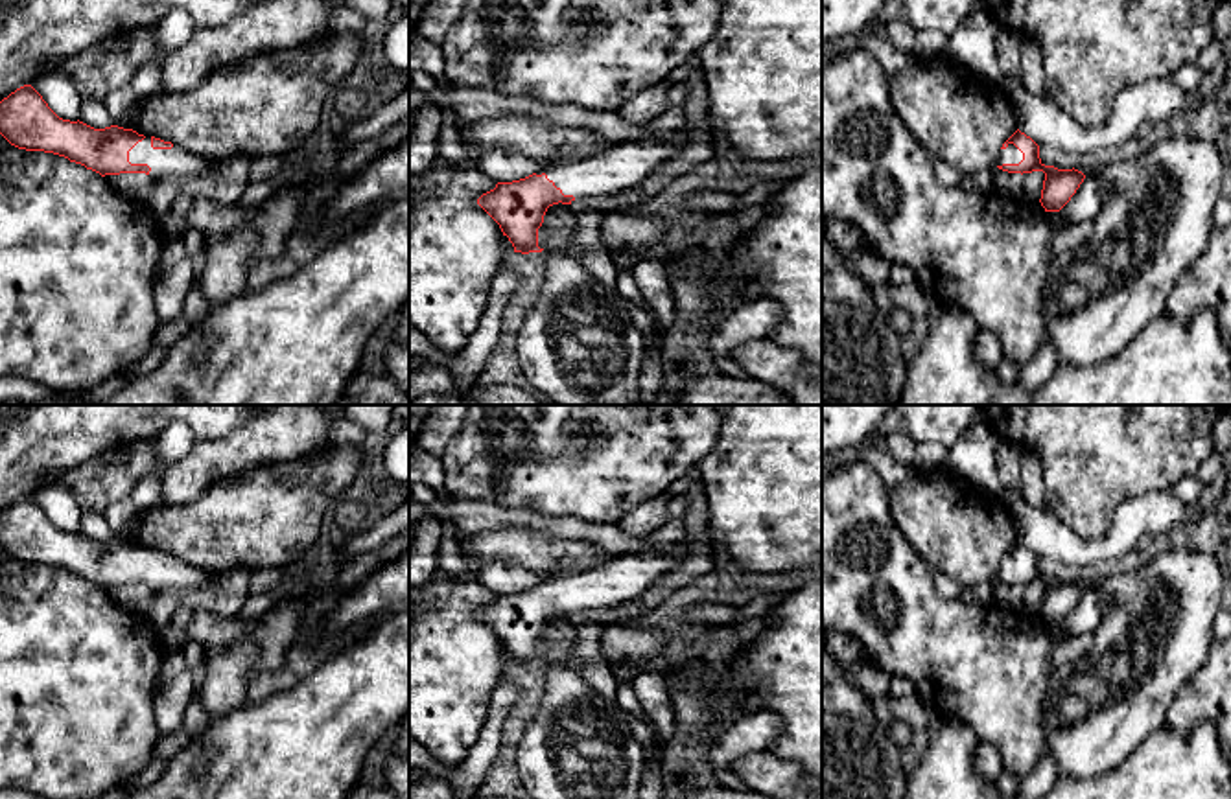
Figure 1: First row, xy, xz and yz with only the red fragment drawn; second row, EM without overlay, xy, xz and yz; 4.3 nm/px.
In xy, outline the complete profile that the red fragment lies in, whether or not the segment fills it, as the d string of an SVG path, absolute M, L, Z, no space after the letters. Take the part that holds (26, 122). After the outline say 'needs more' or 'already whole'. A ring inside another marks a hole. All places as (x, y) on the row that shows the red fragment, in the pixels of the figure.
M31 85L0 101L0 134L18 149L53 153L101 177L146 173L149 179L186 179L212 171L219 162L133 129L94 129L79 120L63 120Z | needs more

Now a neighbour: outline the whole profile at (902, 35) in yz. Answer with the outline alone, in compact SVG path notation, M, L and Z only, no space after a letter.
M890 20L886 22L886 35L890 42L901 50L901 52L912 52L916 31L912 26L901 22L901 20Z

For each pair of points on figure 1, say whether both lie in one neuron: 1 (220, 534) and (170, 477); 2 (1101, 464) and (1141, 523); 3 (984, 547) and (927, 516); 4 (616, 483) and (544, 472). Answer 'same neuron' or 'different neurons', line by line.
1: different neurons
2: different neurons
3: same neuron
4: same neuron

